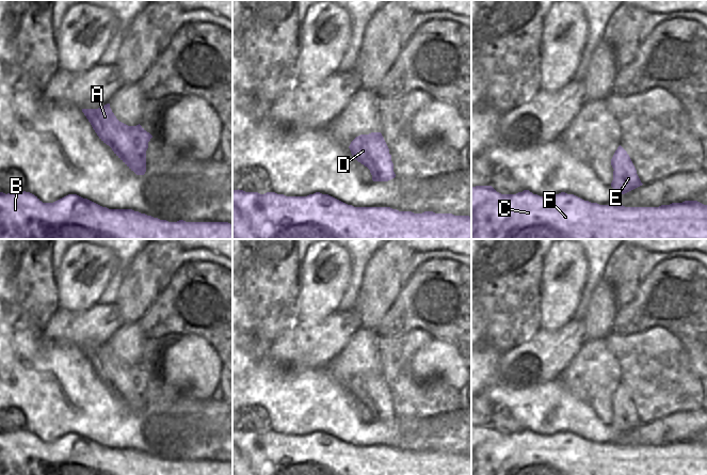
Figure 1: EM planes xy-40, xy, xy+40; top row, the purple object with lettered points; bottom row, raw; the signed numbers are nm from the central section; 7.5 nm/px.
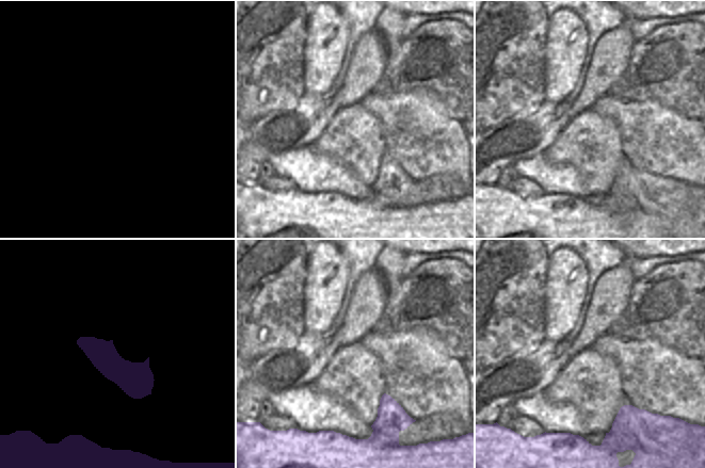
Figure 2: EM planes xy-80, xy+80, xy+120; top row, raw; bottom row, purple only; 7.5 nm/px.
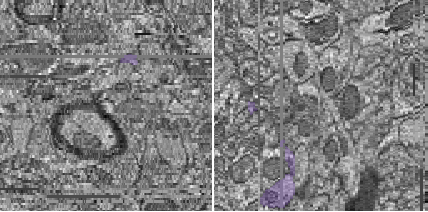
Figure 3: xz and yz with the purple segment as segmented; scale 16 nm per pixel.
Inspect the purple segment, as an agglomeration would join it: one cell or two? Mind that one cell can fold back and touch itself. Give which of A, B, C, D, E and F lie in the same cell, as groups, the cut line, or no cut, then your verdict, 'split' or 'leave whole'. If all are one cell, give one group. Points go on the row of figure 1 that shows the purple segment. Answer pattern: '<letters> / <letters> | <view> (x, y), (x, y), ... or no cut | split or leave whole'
A D / B C E F | xy (388, 151), (385, 157), (376, 161), (375, 180) | split

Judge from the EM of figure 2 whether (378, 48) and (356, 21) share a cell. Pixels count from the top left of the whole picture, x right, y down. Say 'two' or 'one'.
two

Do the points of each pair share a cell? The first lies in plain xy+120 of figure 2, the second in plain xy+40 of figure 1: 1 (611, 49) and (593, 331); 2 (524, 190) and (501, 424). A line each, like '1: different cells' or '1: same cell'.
1: same cell
2: same cell

